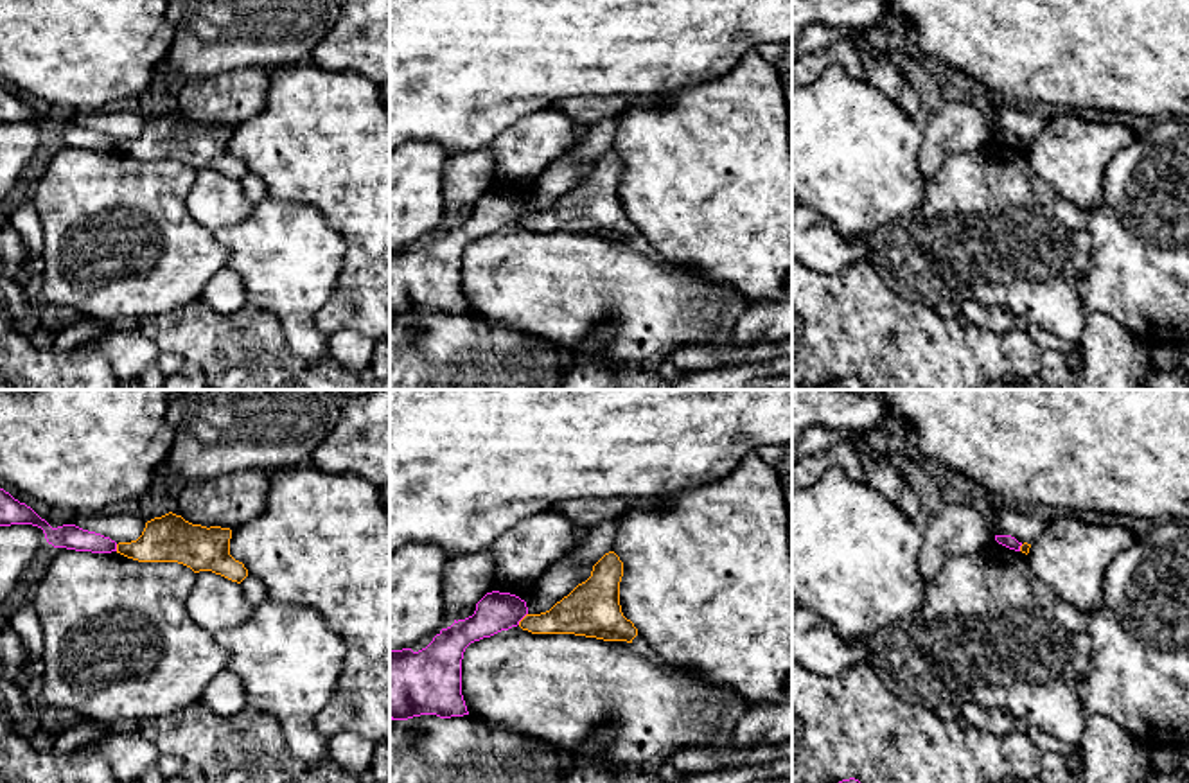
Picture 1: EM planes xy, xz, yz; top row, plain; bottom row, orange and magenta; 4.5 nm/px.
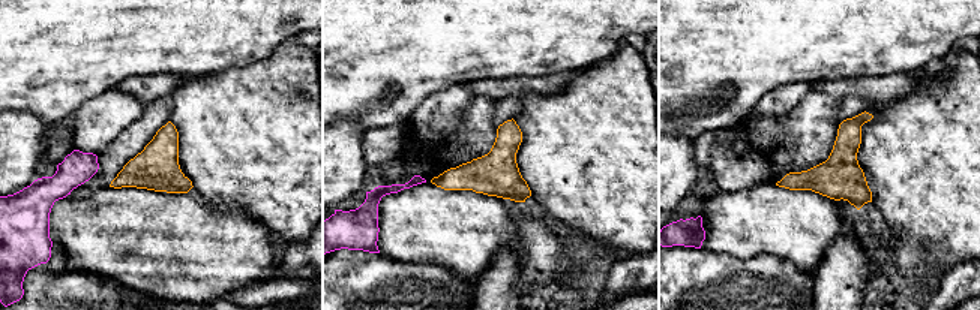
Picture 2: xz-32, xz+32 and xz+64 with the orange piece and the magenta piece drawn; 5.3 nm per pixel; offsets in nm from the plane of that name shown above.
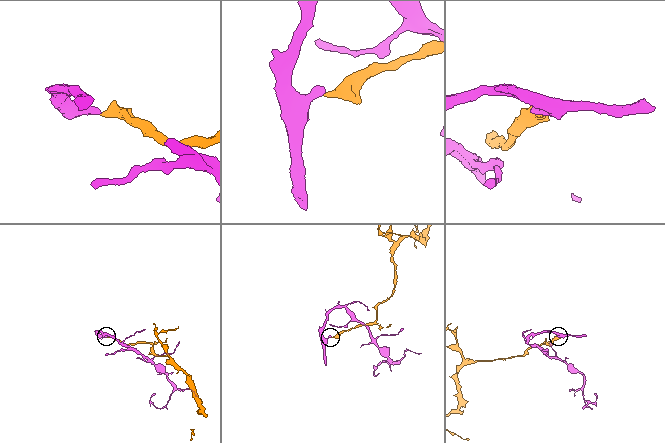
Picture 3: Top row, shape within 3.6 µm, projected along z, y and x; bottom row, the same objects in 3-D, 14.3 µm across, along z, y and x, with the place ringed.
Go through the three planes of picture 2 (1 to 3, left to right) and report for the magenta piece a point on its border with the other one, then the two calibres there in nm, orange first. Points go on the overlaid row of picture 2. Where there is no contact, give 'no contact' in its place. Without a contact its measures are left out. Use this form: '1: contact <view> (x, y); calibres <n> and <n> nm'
1: no contact
2: no contact
3: no contact

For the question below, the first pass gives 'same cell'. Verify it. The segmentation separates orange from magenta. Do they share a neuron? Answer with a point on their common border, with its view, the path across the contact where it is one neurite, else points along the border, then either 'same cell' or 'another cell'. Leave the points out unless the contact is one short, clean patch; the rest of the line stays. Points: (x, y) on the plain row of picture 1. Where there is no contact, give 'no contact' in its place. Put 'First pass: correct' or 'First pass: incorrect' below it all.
meets orange in xz at (523, 216); border along xz (527, 211), (518, 221); another cell
First pass: incorrect

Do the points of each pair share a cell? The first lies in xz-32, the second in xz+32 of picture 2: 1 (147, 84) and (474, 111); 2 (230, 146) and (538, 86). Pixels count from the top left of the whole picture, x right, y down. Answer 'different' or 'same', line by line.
1: different
2: different

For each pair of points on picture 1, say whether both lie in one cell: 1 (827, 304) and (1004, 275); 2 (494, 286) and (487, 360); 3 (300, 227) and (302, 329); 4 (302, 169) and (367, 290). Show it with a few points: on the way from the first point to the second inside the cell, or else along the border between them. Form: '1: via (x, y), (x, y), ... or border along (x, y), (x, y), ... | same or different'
1: border along (868, 263), (897, 293), (927, 304), (933, 309) | different
2: border along (482, 316), (518, 324), (530, 333) | different
3: via (300, 252), (300, 304) | same
4: via (333, 200), (367, 234), (367, 259) | same

